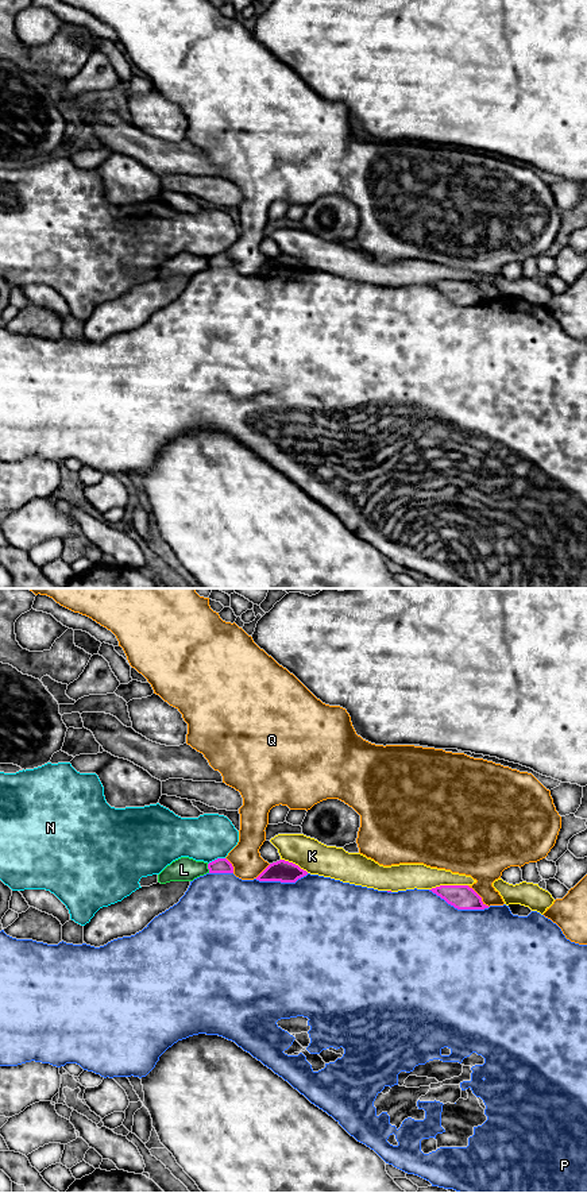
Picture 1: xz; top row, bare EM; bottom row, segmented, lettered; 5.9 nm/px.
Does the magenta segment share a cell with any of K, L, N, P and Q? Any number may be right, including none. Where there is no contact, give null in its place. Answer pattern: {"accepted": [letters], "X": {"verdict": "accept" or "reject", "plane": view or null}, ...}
{"accepted": [], "K": {"verdict": "reject", "plane": "xz"}, "L": {"verdict": "reject", "plane": "xz"}, "N": {"verdict": "reject", "plane": "xz"}, "P": {"verdict": "reject", "plane": "xz"}, "Q": {"verdict": "reject", "plane": "xz"}}

